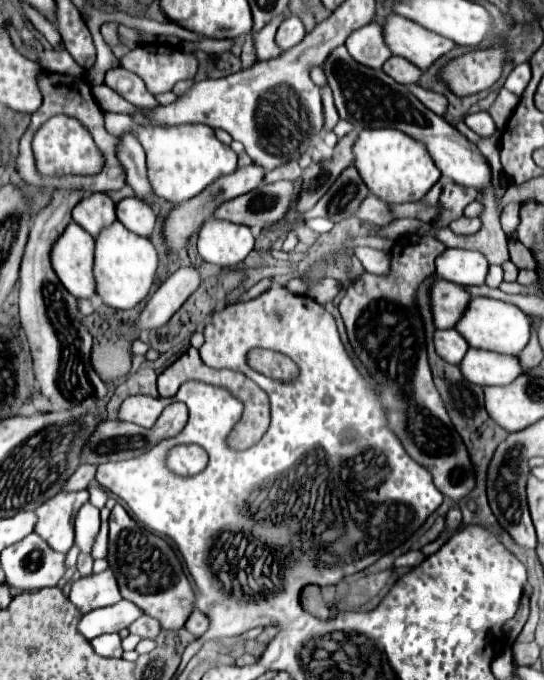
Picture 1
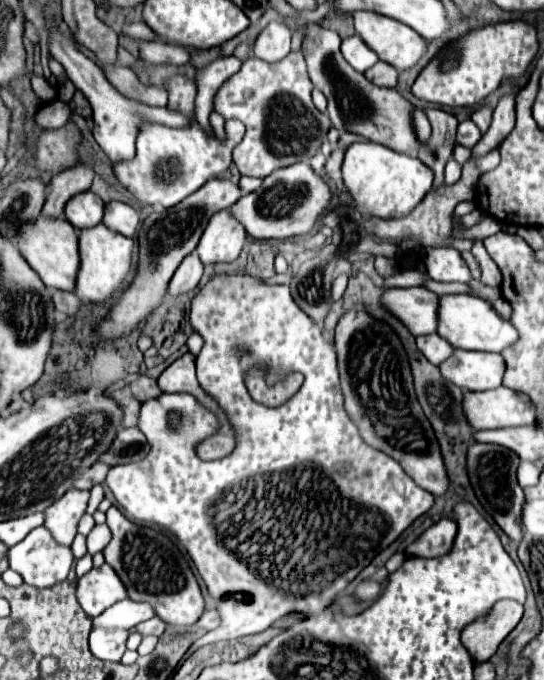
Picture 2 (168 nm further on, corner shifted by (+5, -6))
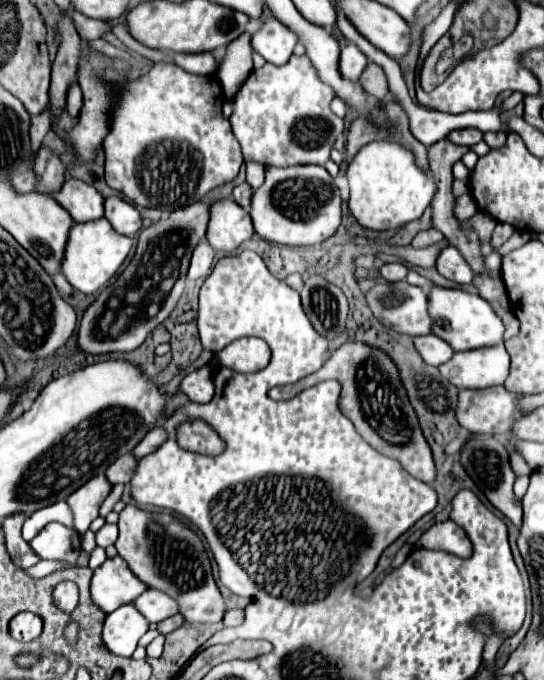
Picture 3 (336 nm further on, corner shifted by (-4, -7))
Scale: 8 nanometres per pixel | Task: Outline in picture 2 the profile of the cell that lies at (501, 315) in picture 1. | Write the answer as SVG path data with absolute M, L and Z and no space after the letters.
M446 294L438 306L438 334L446 338L454 348L502 352L518 340L518 330L510 320L502 318L486 300L468 294Z

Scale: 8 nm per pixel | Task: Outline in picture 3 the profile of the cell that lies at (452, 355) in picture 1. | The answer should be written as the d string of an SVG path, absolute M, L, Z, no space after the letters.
M433 333L423 335L423 337L413 337L413 343L415 343L415 349L425 359L427 365L437 367L437 365L441 365L453 357L453 349Z

